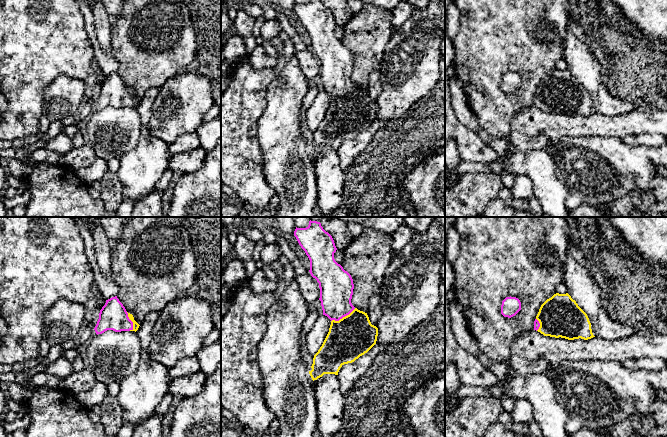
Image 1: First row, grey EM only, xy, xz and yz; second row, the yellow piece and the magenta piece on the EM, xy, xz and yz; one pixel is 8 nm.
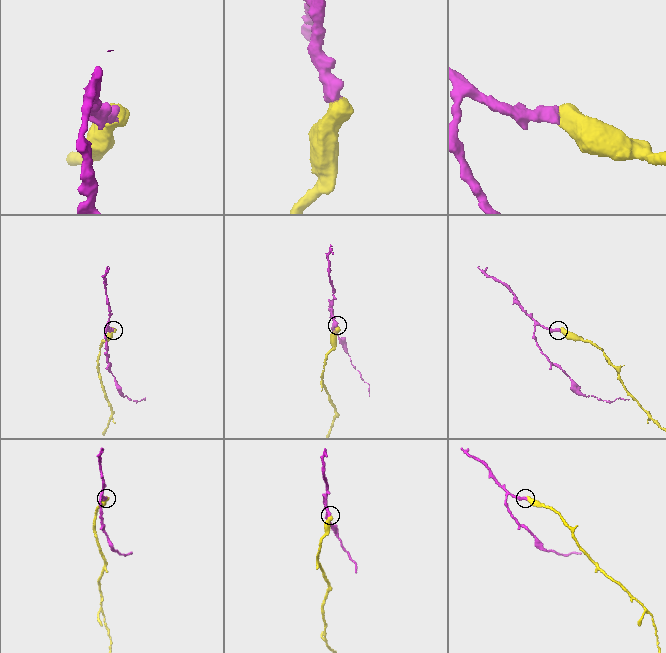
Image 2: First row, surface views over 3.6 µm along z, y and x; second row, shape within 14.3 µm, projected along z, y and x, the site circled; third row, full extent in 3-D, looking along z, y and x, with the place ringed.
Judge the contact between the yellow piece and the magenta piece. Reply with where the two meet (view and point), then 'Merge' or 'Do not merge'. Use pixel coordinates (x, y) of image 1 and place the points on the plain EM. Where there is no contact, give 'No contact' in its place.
Touches yellow at xz (343, 93). Merge

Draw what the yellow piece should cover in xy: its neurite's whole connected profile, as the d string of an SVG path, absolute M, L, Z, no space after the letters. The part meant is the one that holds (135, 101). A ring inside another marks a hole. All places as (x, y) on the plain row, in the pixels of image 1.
M117 72L106 76L99 89L99 95L94 104L96 110L102 110L107 106L115 108L137 107L139 100L132 90L128 89Z

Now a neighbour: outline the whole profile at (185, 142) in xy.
M196 132L181 134L174 143L169 145L169 152L172 155L188 152L200 147L199 136Z

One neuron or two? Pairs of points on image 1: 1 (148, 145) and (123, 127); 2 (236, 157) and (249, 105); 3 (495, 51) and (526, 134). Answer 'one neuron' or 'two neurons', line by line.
1: two neurons
2: one neuron
3: two neurons

